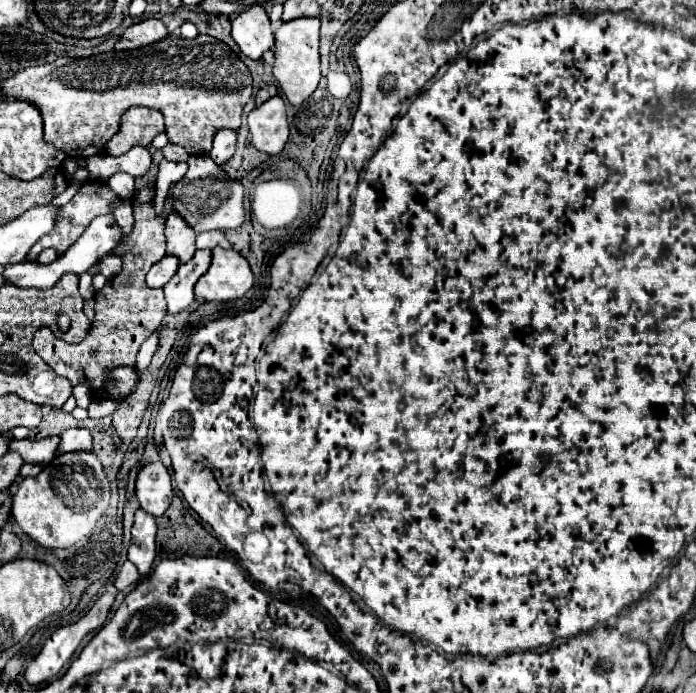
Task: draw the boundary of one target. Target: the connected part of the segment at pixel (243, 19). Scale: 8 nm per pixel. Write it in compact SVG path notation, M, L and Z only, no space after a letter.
M254 5L236 15L232 21L232 39L238 43L240 51L254 61L262 59L262 53L272 49L272 25L262 5Z

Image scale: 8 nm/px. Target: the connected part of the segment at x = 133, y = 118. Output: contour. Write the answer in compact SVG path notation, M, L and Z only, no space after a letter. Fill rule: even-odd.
M132 107L122 115L120 131L106 143L108 155L120 155L134 145L150 145L150 141L164 133L164 117L160 111L150 107Z

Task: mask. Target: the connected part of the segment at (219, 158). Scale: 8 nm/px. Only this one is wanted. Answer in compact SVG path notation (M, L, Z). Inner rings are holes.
M218 131L214 137L214 145L210 149L210 157L214 159L216 165L224 165L236 151L236 131Z

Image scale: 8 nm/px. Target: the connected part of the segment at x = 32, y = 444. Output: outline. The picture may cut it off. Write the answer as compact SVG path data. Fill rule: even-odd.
M46 437L46 439L22 439L12 441L10 451L18 451L26 463L44 463L54 457L54 451L58 449L60 437Z

